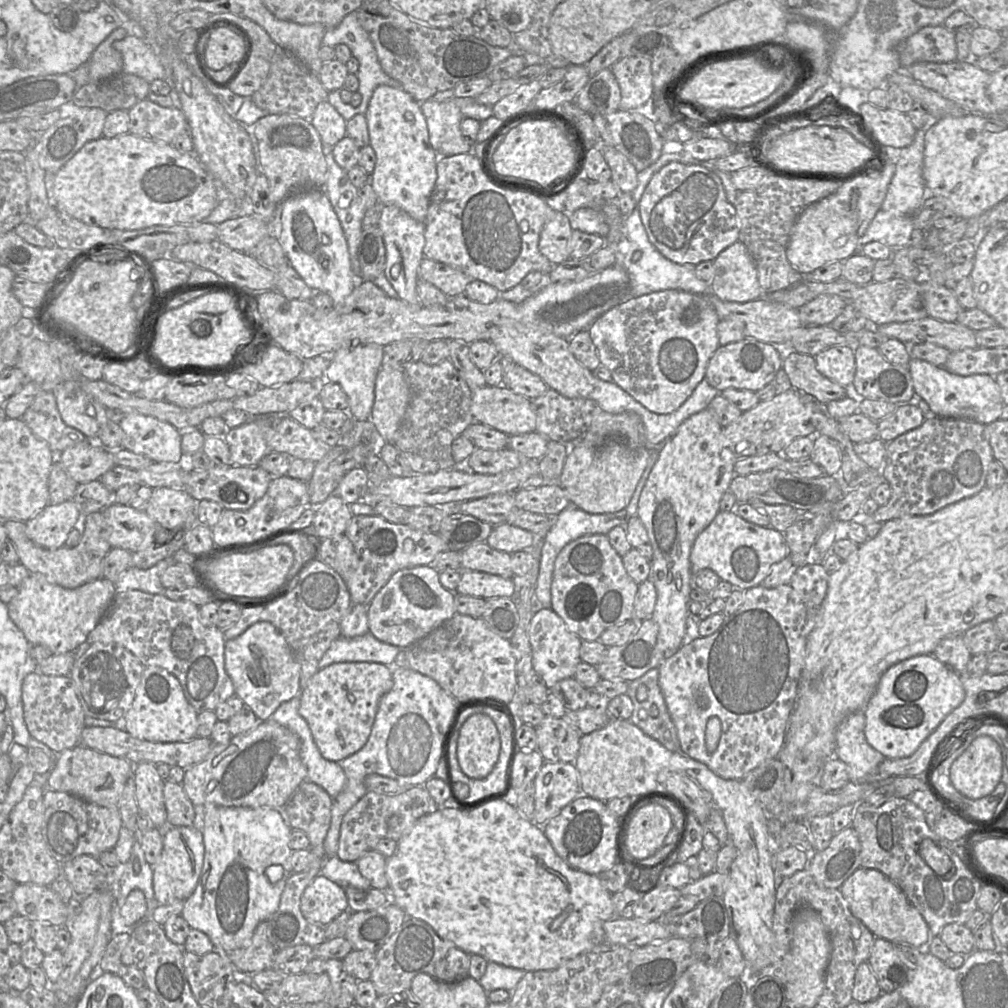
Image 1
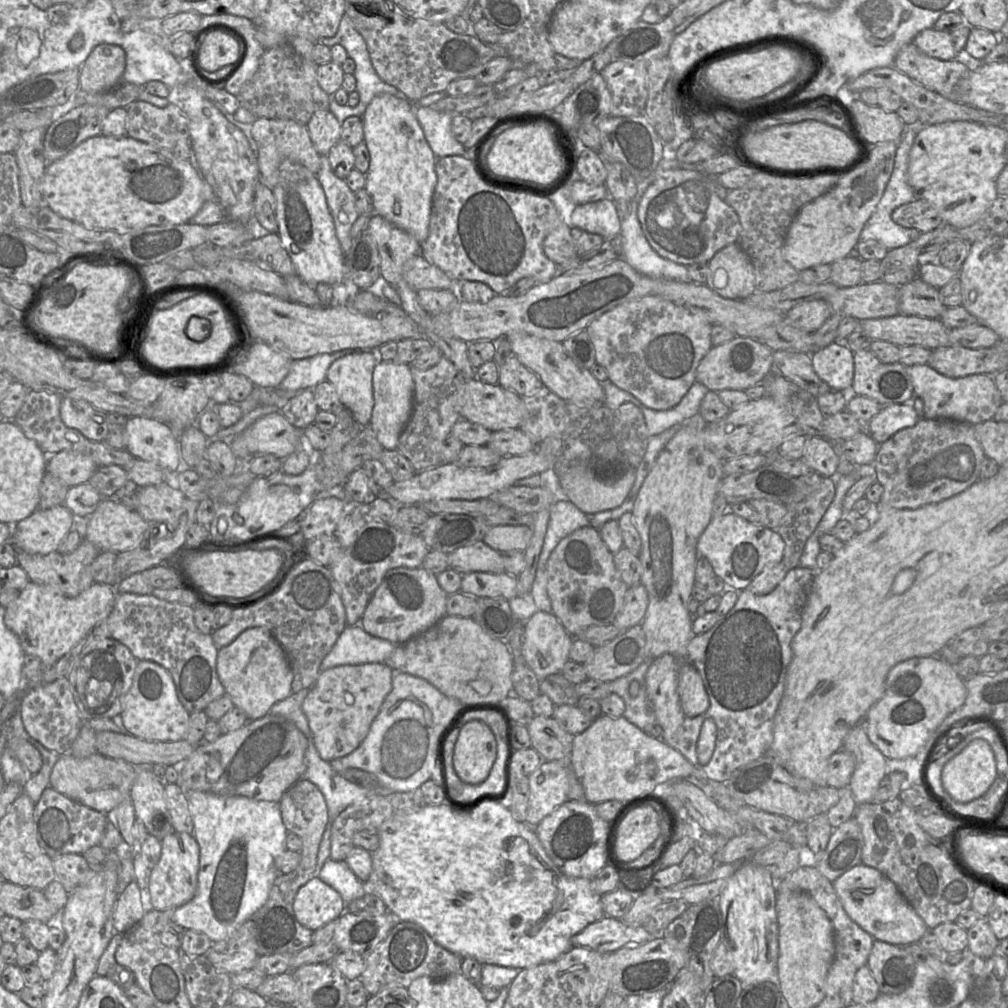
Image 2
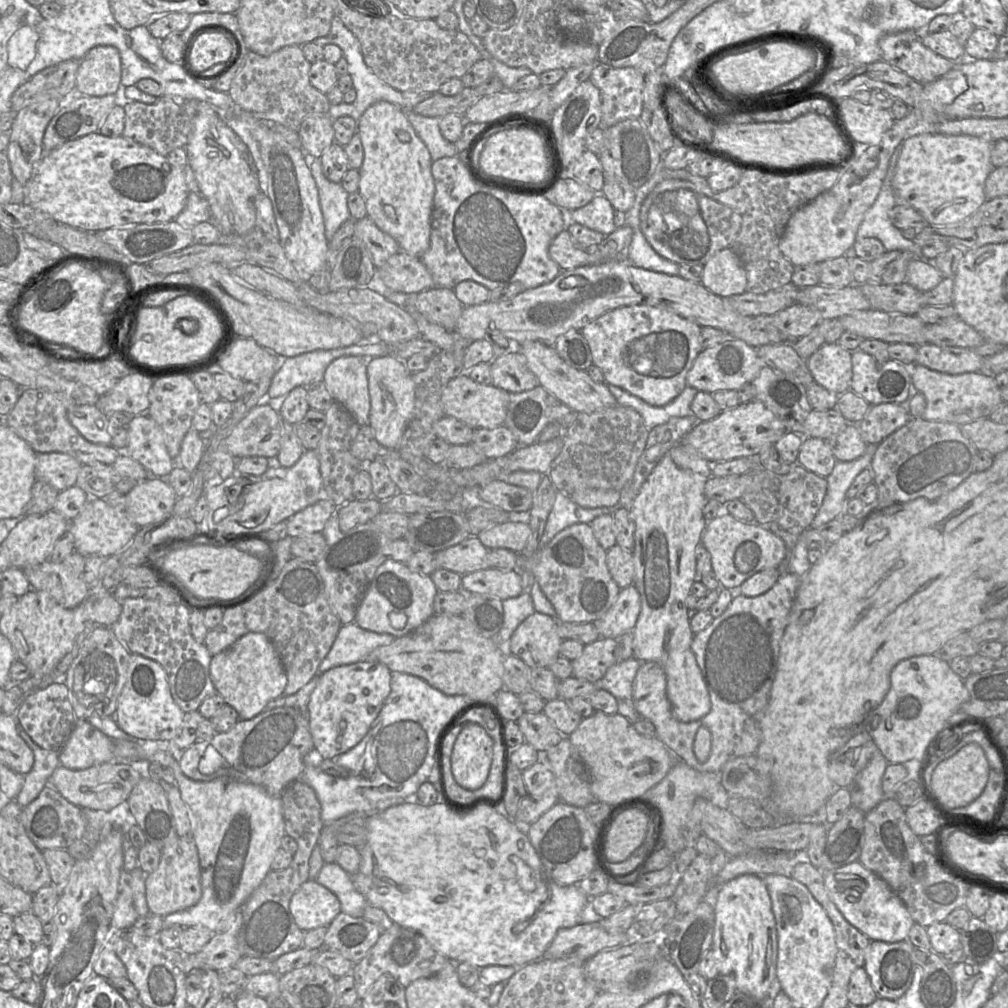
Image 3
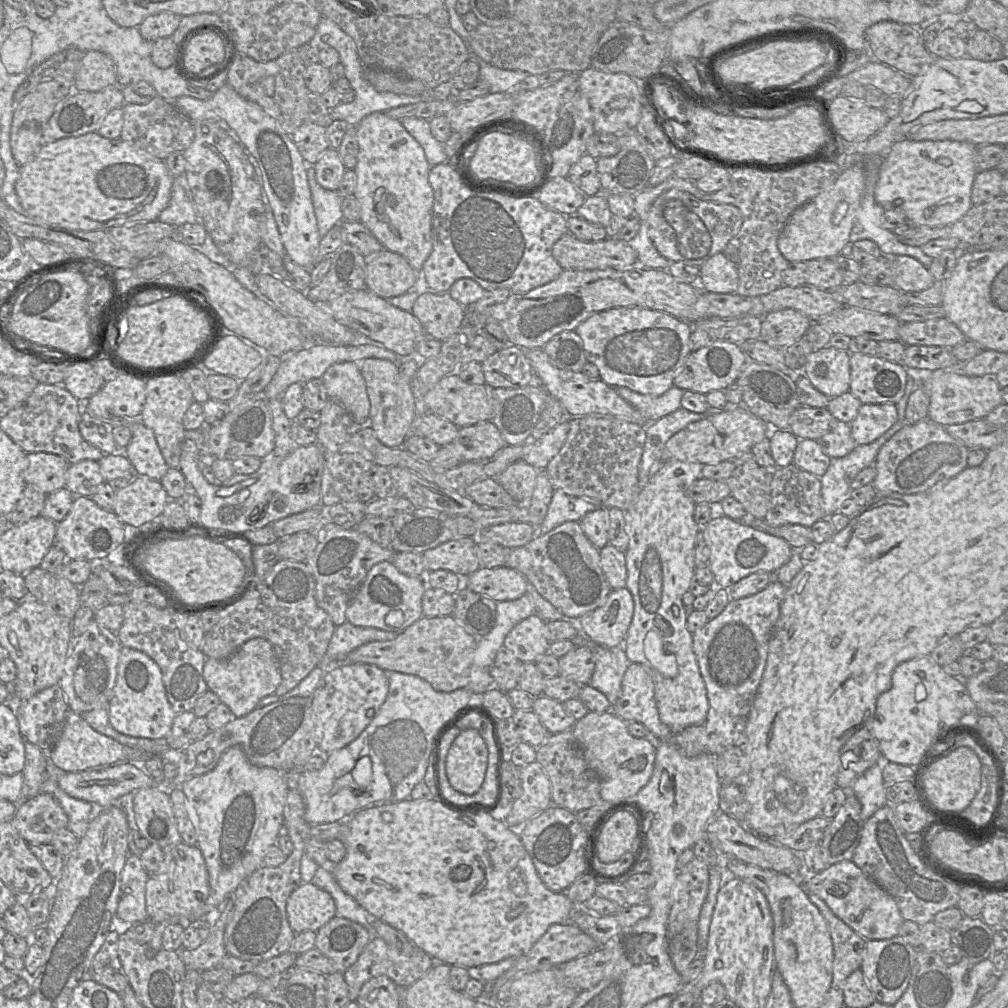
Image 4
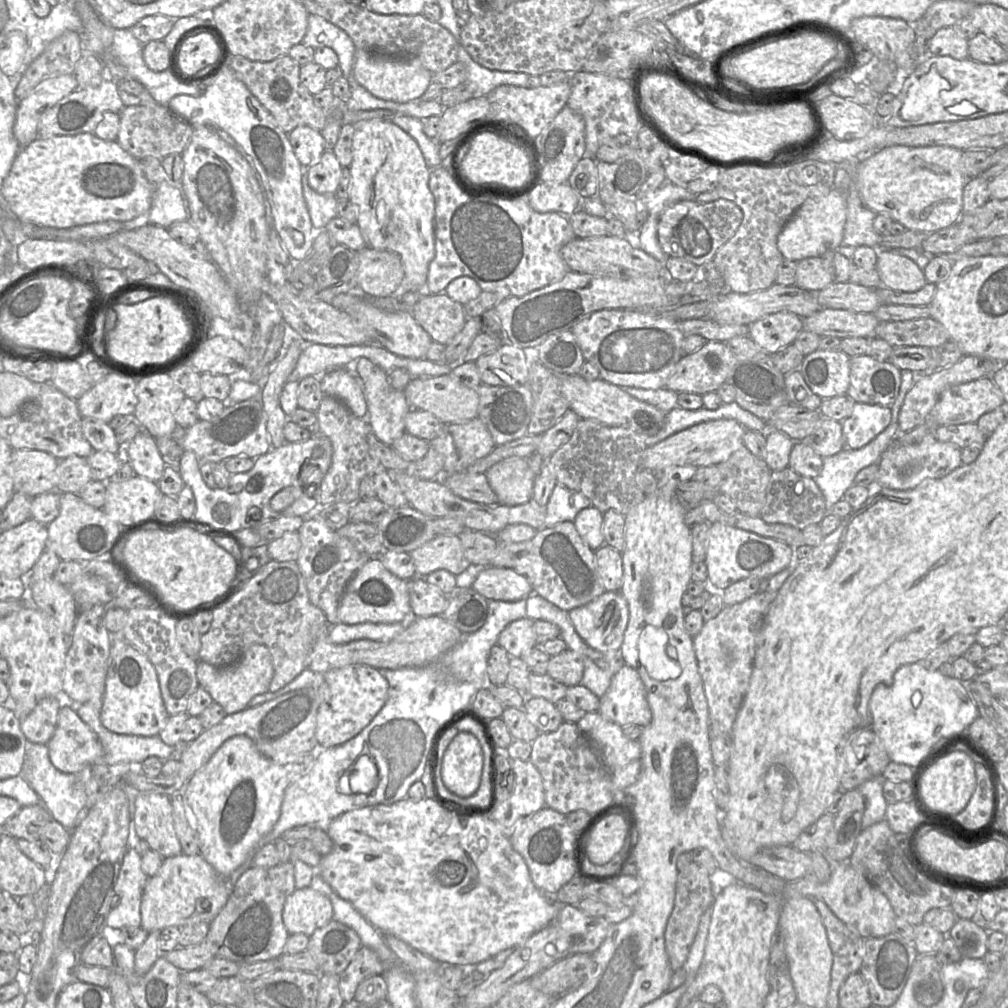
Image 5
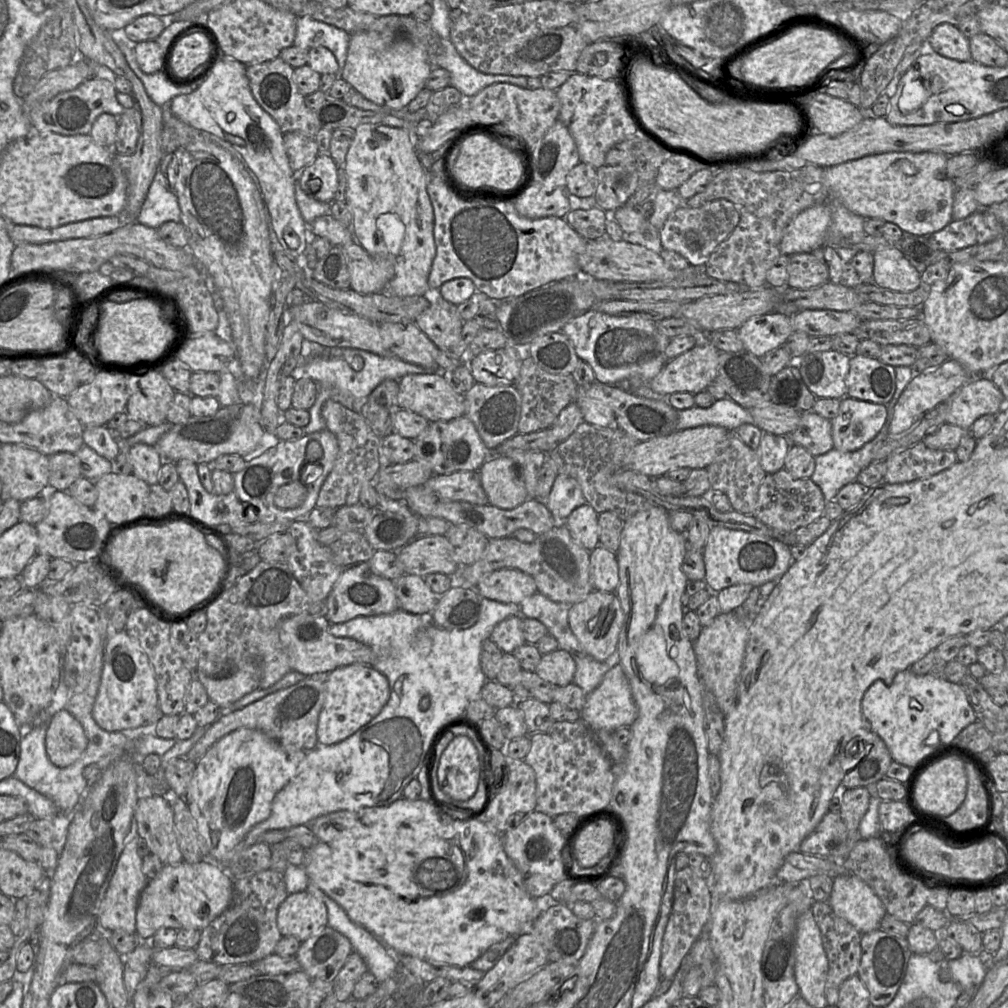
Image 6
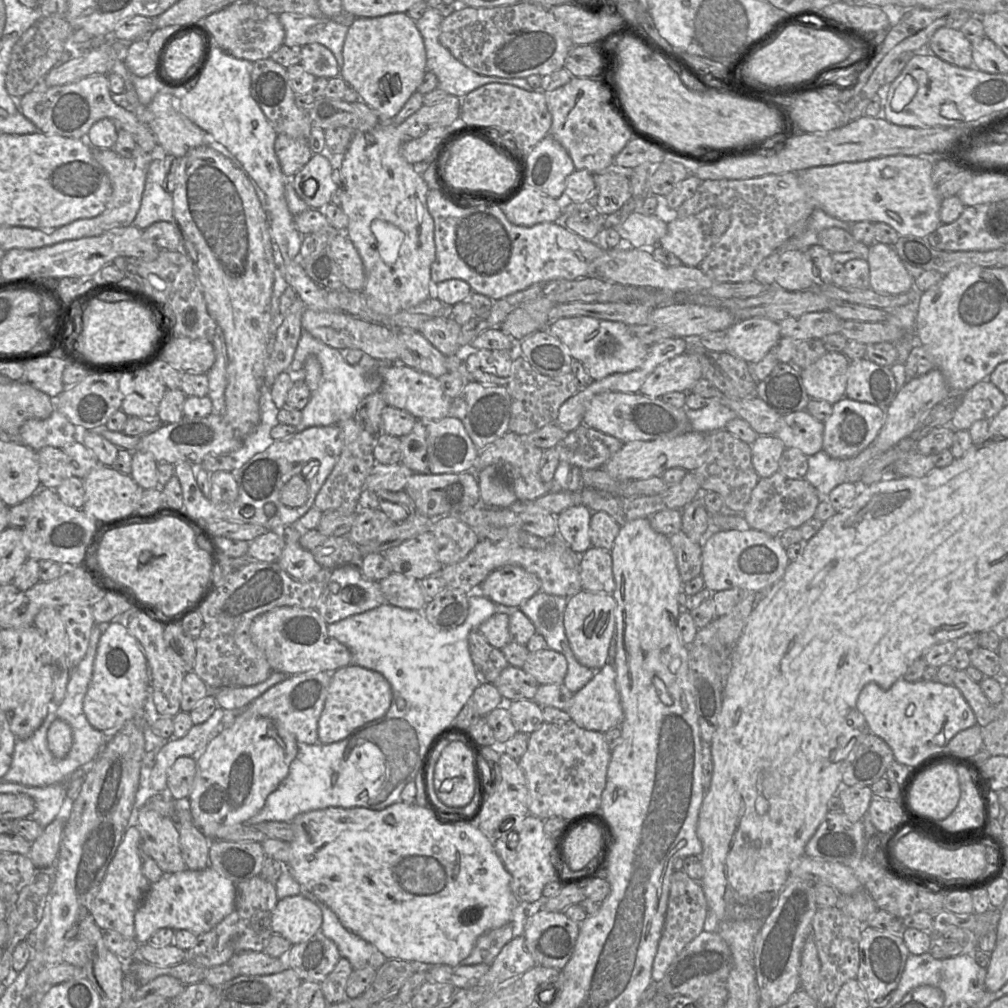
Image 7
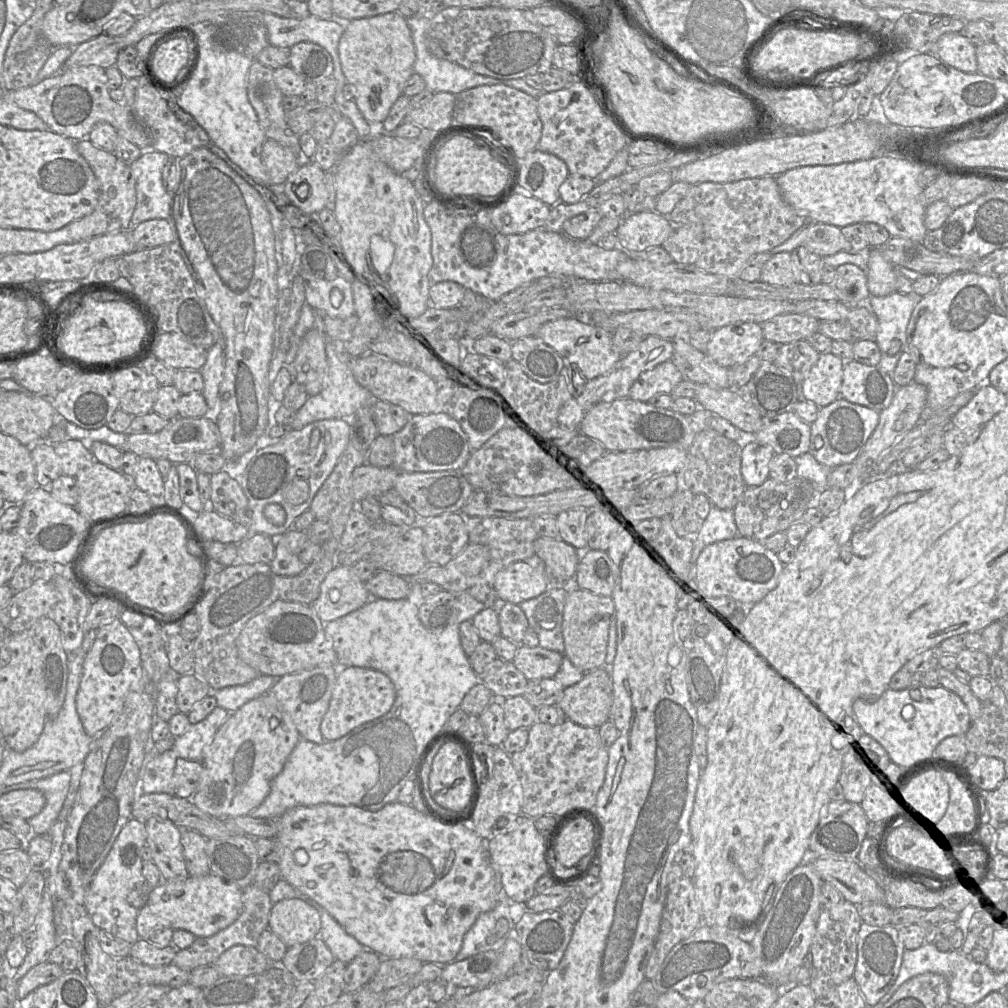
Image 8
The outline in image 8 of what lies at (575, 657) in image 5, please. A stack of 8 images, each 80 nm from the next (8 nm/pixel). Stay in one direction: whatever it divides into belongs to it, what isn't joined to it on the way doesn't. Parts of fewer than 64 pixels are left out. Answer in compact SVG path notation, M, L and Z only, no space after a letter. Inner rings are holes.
M519 645L512 663L527 680L538 680L554 678L562 660L563 656L556 651Z

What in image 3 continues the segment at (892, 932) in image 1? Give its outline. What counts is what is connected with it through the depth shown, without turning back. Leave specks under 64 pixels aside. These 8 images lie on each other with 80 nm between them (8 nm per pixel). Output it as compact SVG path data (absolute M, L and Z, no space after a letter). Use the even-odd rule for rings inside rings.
M858 860L822 872L830 899L851 925L871 941L894 943L907 940L915 922L901 899L881 877Z

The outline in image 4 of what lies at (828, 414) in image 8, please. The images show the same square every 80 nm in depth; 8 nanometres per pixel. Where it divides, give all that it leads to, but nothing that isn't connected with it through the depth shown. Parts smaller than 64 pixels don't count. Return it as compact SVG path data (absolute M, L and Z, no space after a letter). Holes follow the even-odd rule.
M893 403L862 404L856 418L850 423L851 436L857 446L870 444L888 431L897 420L897 408Z

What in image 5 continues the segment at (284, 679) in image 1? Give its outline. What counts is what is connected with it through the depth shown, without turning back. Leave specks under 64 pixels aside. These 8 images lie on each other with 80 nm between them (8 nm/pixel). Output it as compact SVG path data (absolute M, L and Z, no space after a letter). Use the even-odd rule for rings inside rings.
M254 644L236 663L230 666L215 667L198 661L196 675L199 687L206 690L213 702L219 704L228 715L245 710L252 698L269 691L274 668L268 648L264 645Z

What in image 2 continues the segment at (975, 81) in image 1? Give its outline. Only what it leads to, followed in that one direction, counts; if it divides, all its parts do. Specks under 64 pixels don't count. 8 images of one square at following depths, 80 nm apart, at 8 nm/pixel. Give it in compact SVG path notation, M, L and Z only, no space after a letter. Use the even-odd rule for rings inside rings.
M913 41L898 52L893 66L951 101L959 101L959 82L970 73L969 68L956 59L943 61L926 55Z

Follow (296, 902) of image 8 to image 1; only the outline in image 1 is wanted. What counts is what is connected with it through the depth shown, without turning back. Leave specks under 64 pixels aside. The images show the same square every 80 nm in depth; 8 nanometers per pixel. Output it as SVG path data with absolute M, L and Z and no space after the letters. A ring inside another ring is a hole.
M318 874L305 888L300 909L310 923L327 926L338 915L348 910L348 899L343 887Z

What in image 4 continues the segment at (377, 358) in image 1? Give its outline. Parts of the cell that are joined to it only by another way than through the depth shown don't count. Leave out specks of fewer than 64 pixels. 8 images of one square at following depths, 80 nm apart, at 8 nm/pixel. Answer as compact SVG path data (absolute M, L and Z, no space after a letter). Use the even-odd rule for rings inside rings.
M333 364L321 379L331 400L340 403L357 423L368 424L370 400L359 364Z

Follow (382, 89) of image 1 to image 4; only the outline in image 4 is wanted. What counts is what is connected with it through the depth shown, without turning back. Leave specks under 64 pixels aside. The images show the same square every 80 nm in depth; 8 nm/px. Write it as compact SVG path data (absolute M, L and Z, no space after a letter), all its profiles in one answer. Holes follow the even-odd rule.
M373 112L357 125L359 145L354 196L361 206L360 221L383 248L403 256L421 272L432 251L434 191L429 183L430 165L417 140L397 119Z

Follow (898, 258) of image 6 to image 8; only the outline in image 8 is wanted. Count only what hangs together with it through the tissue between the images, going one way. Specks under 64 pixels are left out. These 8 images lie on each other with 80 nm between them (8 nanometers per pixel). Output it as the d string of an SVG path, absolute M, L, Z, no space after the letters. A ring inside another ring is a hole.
M869 247L866 277L871 296L883 297L896 292L897 268L878 249Z

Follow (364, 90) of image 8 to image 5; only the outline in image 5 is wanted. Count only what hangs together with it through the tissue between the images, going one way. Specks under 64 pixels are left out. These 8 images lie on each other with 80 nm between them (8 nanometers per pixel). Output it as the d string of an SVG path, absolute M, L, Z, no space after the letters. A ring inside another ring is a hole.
M356 49L352 73L355 80L375 97L398 103L419 99L432 81L432 73L418 57L400 59L364 49Z

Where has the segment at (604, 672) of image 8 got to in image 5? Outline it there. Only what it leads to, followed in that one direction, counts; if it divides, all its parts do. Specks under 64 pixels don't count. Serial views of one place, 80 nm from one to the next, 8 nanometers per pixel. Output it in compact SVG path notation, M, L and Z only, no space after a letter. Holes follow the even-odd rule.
M624 665L612 678L606 693L600 697L598 712L621 726L645 727L652 720L646 690L639 673Z

